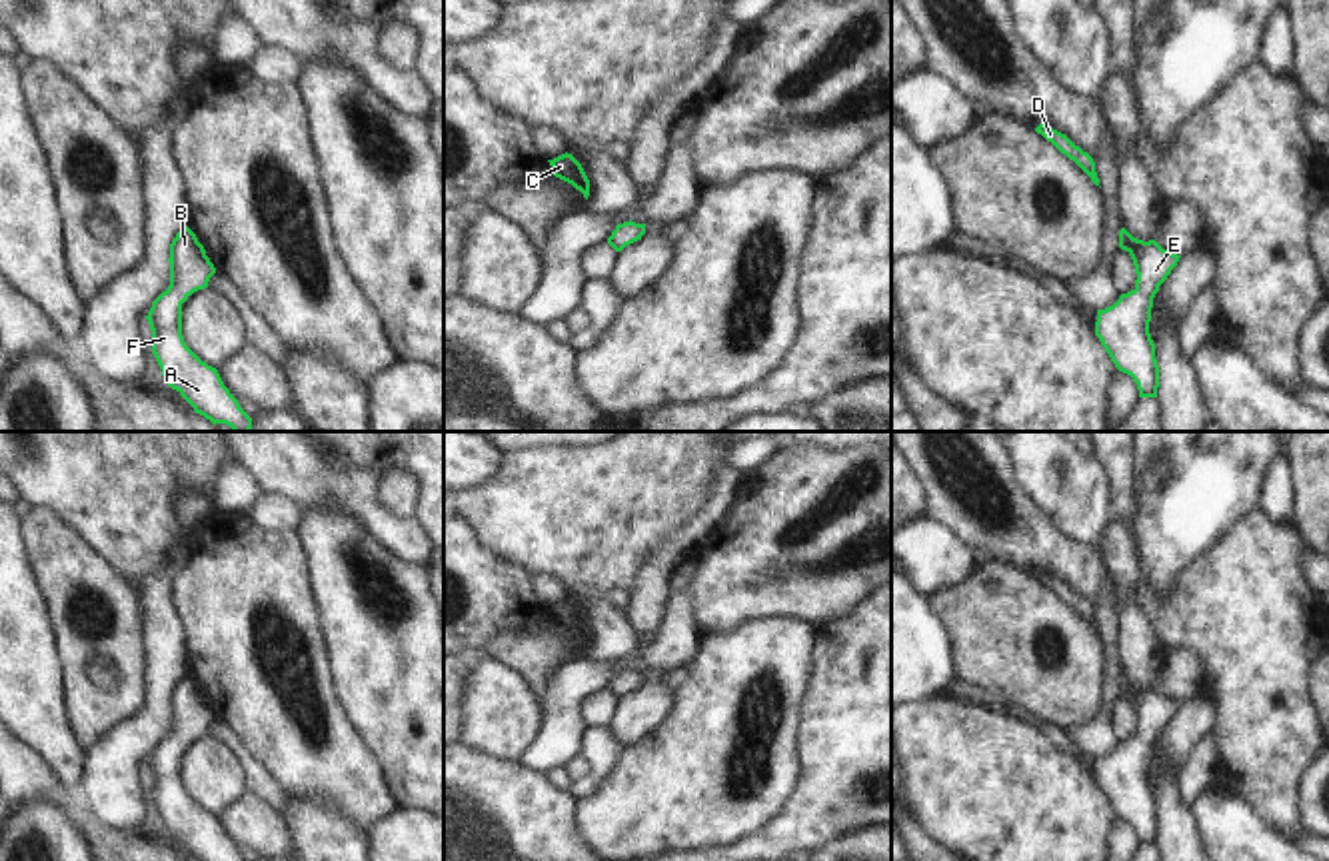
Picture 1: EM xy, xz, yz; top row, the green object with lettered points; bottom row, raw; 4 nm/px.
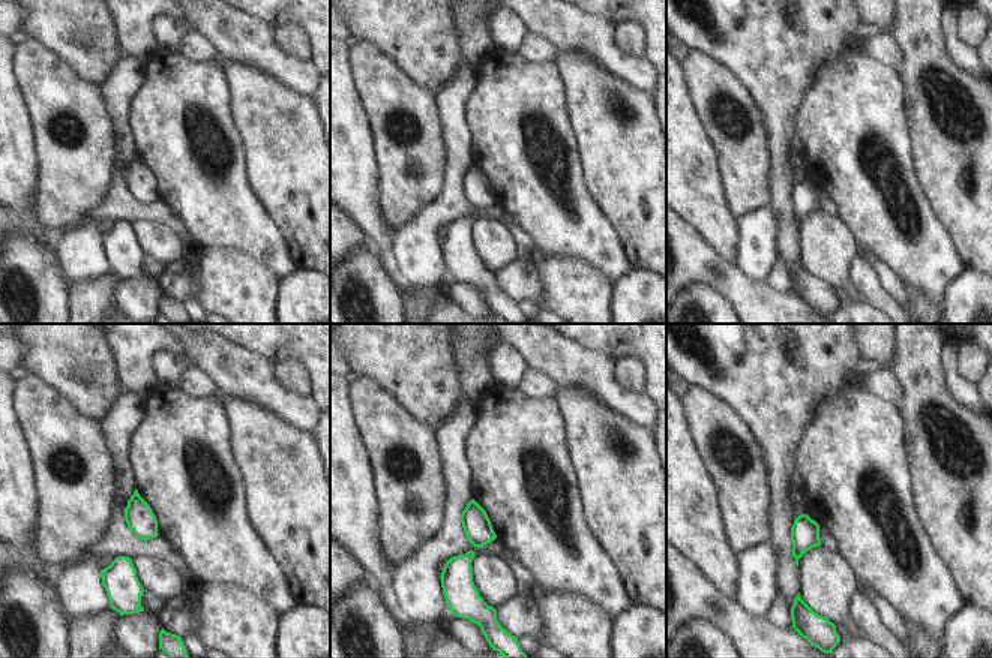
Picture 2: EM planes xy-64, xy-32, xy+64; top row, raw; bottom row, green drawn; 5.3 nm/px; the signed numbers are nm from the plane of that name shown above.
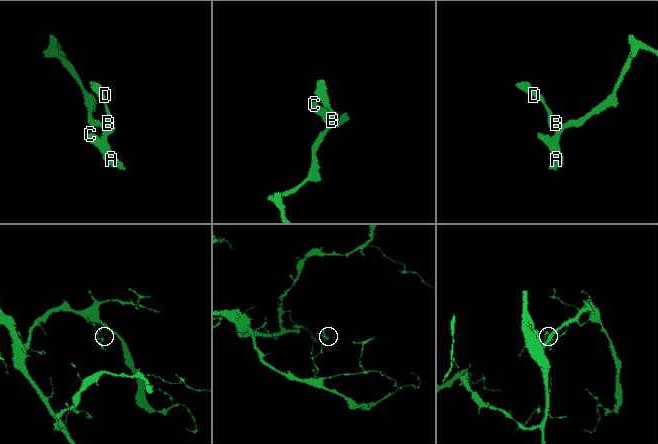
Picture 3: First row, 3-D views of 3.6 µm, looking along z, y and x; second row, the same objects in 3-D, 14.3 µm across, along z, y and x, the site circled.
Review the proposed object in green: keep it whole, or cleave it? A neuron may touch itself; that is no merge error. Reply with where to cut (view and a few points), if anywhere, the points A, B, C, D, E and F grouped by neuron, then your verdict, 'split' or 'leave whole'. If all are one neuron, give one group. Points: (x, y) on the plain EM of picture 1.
no cut | A B C D E F | leave whole

